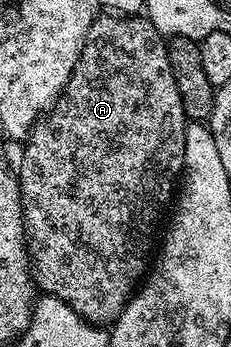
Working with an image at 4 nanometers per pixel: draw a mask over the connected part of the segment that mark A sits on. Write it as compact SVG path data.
M101 17L97 22L91 25L91 29L85 38L85 44L81 50L79 61L75 65L75 69L71 73L71 77L67 81L64 91L62 91L57 102L54 103L50 111L42 118L37 120L29 133L27 142L24 144L25 152L21 155L21 171L19 167L19 182L21 185L21 208L25 210L25 234L27 236L27 246L29 248L29 257L31 260L31 270L33 273L33 282L46 295L54 295L59 297L59 301L63 301L71 309L75 309L75 313L79 313L79 317L83 317L87 322L94 325L109 325L113 320L119 317L119 313L127 305L127 301L132 297L135 288L138 286L139 280L146 274L147 268L151 263L151 252L155 247L155 239L153 243L153 234L157 231L157 226L161 223L161 214L165 210L170 210L171 204L175 199L175 188L179 183L179 176L185 169L185 124L187 120L183 113L183 101L179 101L179 89L175 89L175 77L171 73L171 61L169 60L169 48L163 36L157 32L155 25L147 17Z

